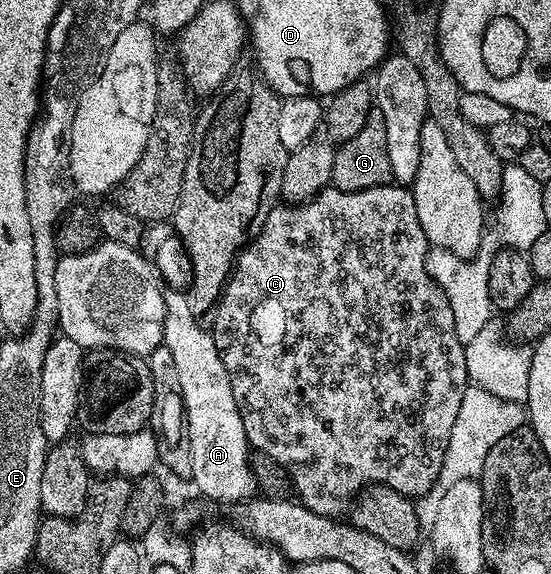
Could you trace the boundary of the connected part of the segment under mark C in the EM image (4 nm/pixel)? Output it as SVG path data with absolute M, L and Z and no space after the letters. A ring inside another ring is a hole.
M394 182L356 192L328 186L302 204L282 207L262 217L263 229L256 234L255 241L253 236L240 251L231 279L213 309L215 345L233 386L233 398L245 426L248 445L254 451L273 458L276 464L282 464L291 476L291 487L298 503L322 516L342 517L352 507L353 498L368 486L376 484L384 484L408 498L423 496L431 487L436 487L449 446L449 434L453 434L462 394L468 388L469 381L466 350L453 330L453 310L449 310L449 298L427 273L429 245L425 230L421 230L421 222L417 218L415 193L410 187Z

